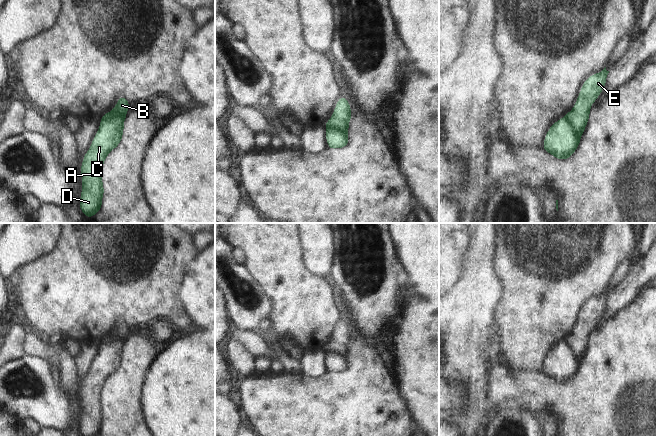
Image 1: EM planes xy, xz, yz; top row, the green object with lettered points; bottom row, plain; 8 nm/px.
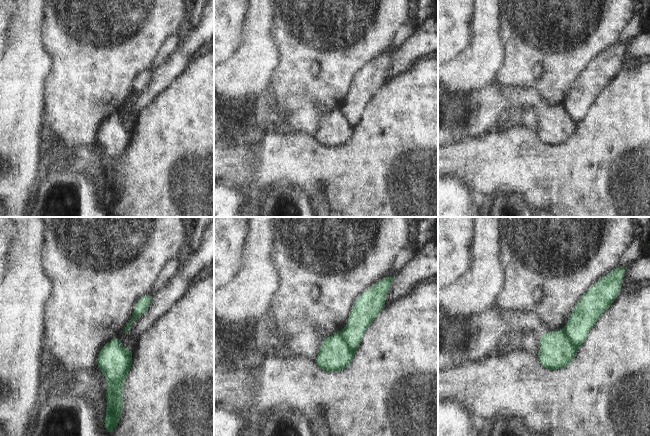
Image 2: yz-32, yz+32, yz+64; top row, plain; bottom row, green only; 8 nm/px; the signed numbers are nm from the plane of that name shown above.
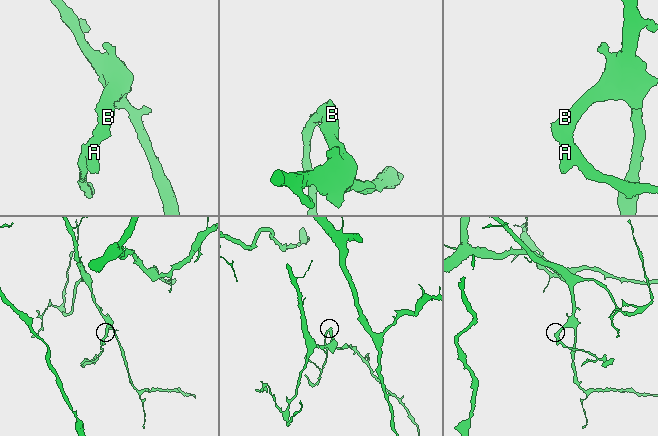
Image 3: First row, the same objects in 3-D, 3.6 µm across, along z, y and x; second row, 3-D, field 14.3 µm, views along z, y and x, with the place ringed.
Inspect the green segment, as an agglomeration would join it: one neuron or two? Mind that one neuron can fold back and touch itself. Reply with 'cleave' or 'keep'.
cleave

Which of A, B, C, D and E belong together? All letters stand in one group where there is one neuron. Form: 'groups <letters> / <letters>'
groups A C D / B E

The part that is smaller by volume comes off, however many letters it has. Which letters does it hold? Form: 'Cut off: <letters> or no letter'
Cut off: A, C, D

